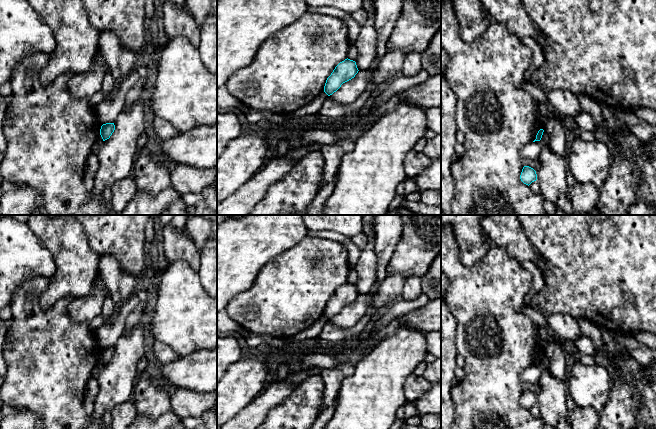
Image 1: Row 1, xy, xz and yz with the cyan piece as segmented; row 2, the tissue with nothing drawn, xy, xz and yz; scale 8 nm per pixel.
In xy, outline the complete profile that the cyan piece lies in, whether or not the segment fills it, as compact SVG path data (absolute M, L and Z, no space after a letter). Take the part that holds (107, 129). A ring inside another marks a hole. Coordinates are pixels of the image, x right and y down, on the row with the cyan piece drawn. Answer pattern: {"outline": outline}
{"outline": "M114 123L103 124L101 126L101 129L100 129L100 135L101 135L102 139L103 139L103 141L109 139L110 136L112 135L112 133L114 132L114 130L115 130Z"}

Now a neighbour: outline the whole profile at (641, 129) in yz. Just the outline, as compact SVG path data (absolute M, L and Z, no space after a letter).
M611 109L616 118L624 122L628 130L639 140L649 142L656 137L656 126L637 117L631 110Z

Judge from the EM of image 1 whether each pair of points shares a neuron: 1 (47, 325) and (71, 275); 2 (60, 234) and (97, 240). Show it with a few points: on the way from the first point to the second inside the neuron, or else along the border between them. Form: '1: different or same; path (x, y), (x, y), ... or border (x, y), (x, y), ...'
1: different; border (71, 299), (59, 299), (46, 309), (38, 304)
2: different; border (81, 225), (89, 246), (100, 256)

